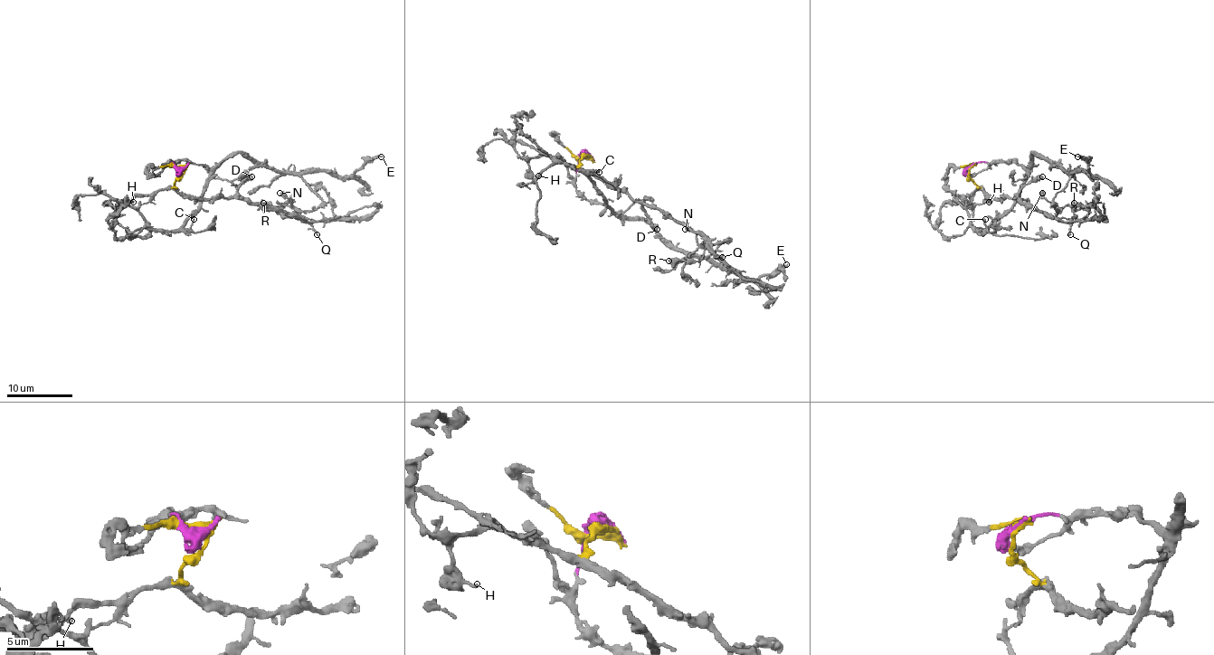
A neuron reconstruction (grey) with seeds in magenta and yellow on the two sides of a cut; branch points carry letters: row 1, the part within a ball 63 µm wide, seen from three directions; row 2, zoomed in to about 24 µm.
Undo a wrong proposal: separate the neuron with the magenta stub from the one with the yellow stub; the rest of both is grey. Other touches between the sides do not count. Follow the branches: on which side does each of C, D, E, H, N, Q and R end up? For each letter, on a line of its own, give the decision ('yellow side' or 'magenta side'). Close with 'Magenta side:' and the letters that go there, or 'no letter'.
C: magenta side
D: yellow side
E: magenta side
H: yellow side
N: magenta side
Q: yellow side
R: yellow side
Magenta side: C, E, N

